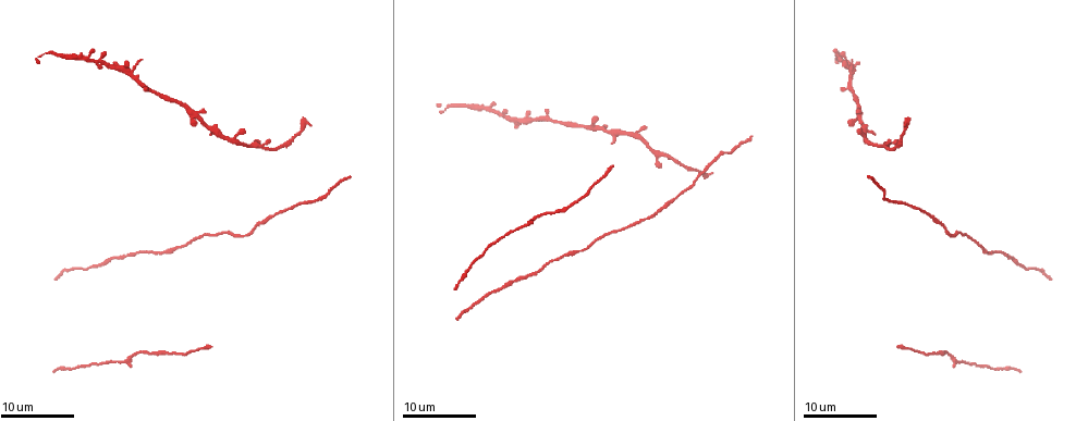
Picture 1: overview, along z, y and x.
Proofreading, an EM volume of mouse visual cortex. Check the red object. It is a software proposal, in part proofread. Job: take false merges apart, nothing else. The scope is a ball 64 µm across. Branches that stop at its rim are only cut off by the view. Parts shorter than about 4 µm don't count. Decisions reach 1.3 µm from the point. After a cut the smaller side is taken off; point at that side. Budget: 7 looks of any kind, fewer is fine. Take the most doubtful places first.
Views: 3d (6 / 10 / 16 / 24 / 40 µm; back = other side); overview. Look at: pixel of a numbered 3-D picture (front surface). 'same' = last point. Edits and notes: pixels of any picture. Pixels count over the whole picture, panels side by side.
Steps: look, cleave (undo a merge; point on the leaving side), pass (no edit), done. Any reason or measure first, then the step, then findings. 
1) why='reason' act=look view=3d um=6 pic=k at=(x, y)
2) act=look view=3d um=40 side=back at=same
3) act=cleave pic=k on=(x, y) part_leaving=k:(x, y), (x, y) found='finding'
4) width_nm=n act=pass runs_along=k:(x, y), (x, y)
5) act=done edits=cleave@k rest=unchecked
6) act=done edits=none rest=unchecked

act=look view=3d um=24 pic=1 at=(902, 202)

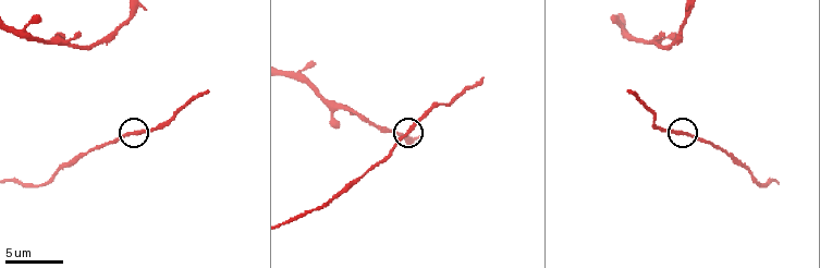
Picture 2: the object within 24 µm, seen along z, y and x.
act=look view=3d um=6 pic=2 at=(412, 131)

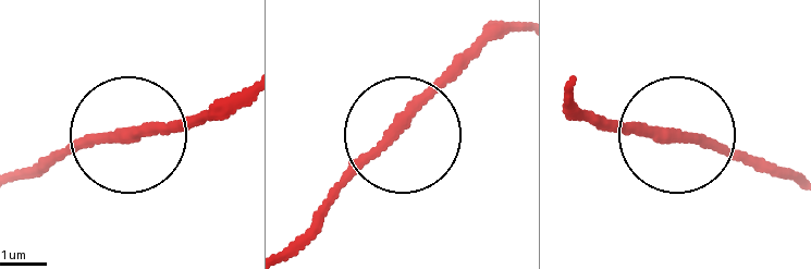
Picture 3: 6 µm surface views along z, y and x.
act=pass runs_along=3:(293, 240), (477, 57) found='one neuron here'

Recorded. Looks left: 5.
act=look view=3d um=16 pic=2 at=(103, 39)

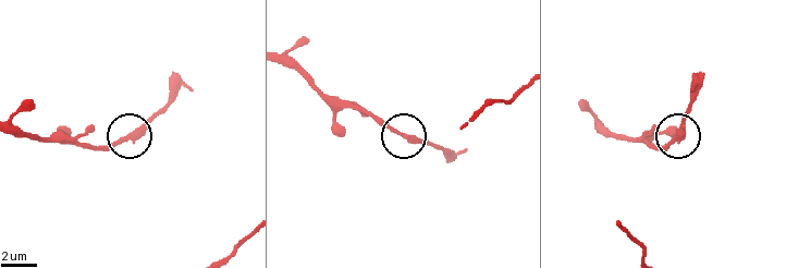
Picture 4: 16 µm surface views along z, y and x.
act=look view=3d um=16 side=back pic=4 at=(675, 139)

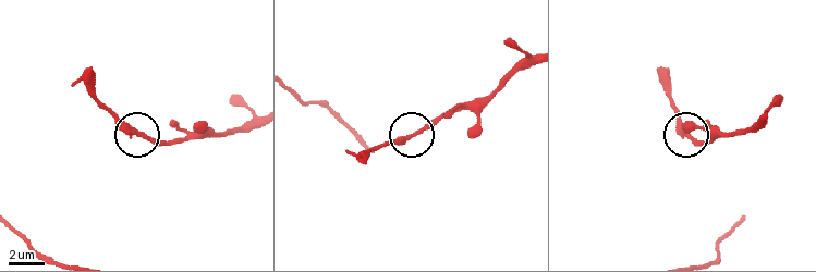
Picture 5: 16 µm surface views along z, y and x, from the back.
act=pass found='all the same neuron'

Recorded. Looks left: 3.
why='sudden change in width' act=look view=3d um=16 pic=1 at=(565, 255)

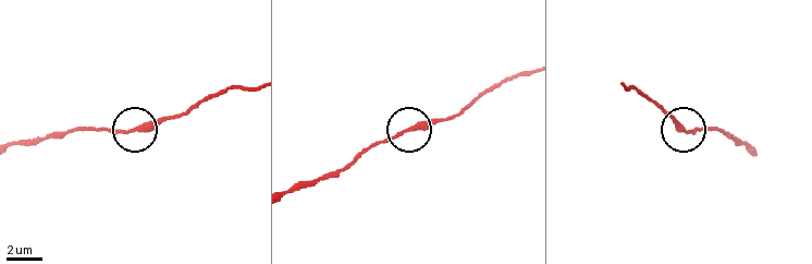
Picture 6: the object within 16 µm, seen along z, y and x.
why='zoom in' act=look view=3d um=10 pic=6 at=(687, 132)

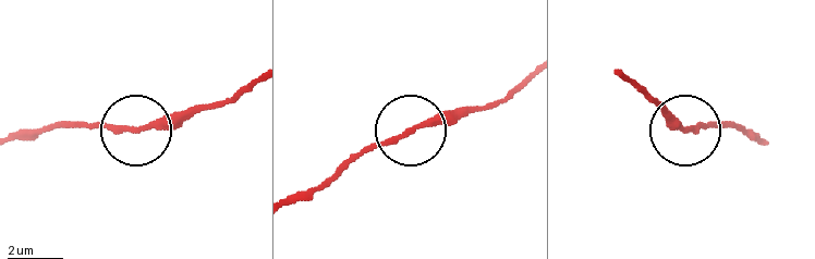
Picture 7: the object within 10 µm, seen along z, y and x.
act=pass found='all the same neuron'

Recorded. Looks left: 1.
act=done edits=none rest=unchecked

